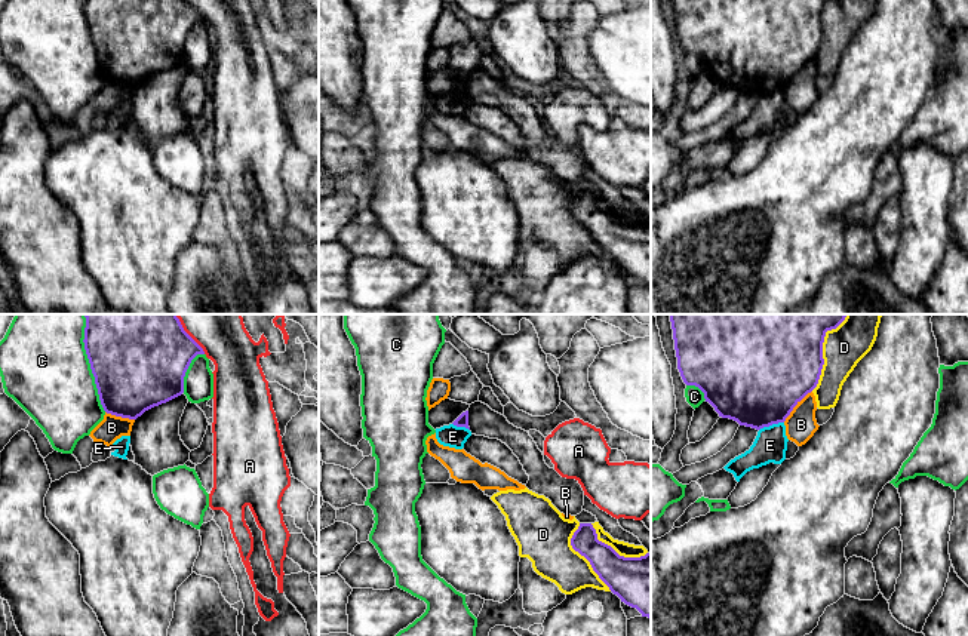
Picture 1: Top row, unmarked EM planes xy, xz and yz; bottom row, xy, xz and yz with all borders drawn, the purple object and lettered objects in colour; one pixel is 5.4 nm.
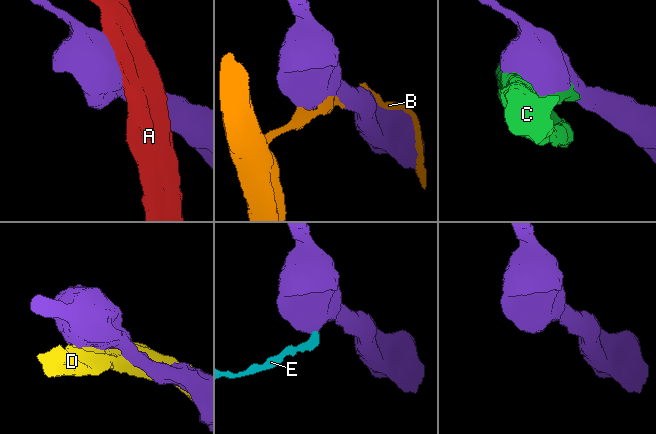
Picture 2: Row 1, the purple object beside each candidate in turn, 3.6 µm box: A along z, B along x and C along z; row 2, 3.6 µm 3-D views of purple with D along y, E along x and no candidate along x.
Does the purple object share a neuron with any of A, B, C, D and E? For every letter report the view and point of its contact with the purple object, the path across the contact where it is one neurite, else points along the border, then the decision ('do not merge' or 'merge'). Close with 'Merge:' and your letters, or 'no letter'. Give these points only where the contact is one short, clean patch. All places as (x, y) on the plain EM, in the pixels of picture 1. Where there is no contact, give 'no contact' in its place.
A: xy (196, 11) | do not merge
B: yz (795, 73) | do not merge
C: xy (92, 40) | do not merge
D: xz (583, 223) | do not merge
E: yz (771, 92) | along yz (783, 89), (764, 94), (759, 98) | do not merge
Merge: no letter

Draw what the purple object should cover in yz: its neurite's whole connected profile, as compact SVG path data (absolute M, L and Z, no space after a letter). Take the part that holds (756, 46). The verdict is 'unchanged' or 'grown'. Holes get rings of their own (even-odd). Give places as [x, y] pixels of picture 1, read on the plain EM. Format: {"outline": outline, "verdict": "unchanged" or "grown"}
{"outline": "M673 0L677 37L686 53L695 53L722 86L760 98L784 90L793 76L811 61L824 33L826 0Z", "verdict": "unchanged"}

